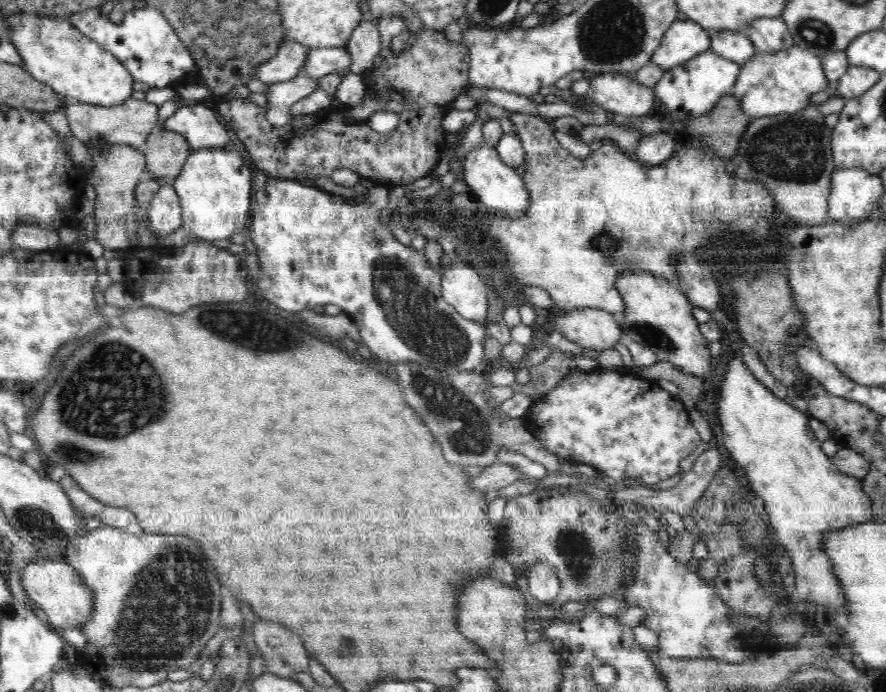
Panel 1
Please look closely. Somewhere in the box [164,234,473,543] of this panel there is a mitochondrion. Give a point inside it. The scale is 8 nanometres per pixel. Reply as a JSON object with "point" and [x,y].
{"point":[252,331]}

